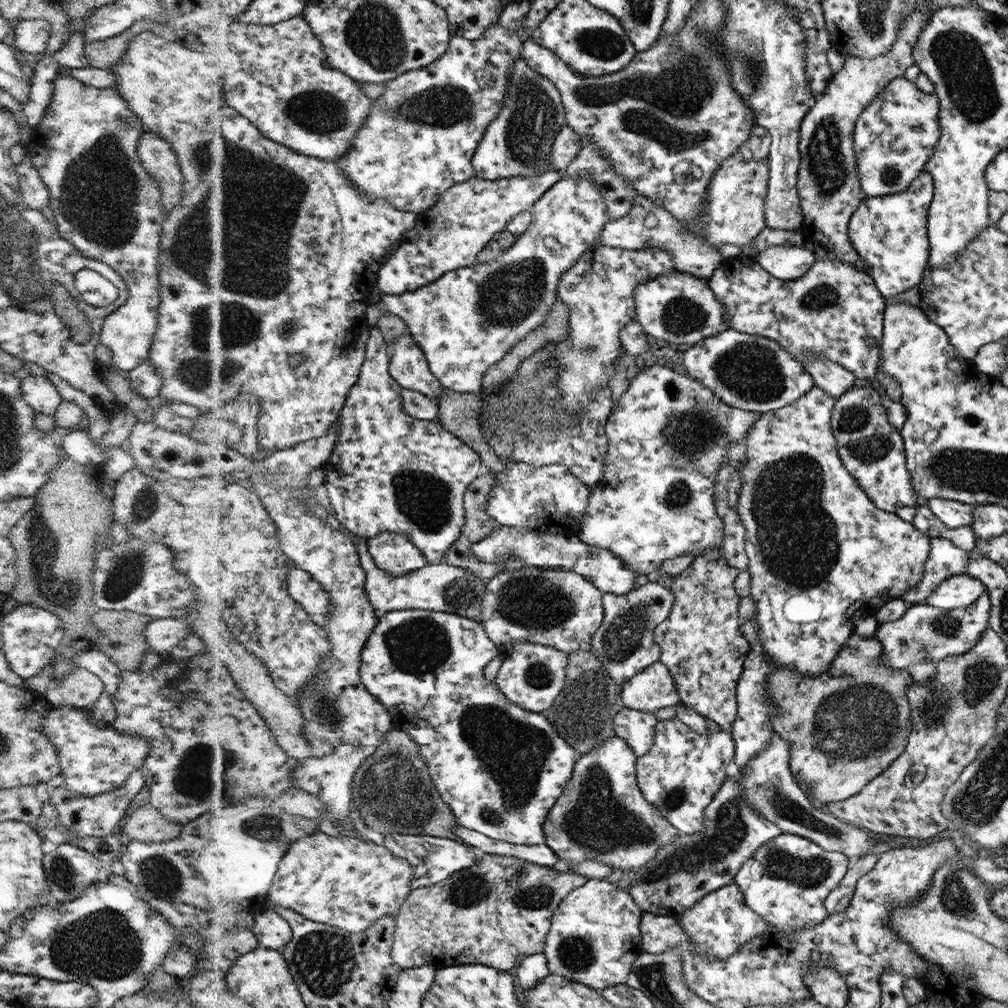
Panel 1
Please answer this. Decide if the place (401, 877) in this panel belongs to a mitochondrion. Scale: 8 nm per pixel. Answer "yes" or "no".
no

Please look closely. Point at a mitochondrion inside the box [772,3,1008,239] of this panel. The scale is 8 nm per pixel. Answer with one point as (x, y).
(960, 61)

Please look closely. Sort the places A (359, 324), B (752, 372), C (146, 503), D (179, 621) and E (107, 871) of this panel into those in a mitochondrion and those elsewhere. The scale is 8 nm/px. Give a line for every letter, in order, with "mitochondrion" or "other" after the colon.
A: other
B: mitochondrion
C: mitochondrion
D: other
E: other

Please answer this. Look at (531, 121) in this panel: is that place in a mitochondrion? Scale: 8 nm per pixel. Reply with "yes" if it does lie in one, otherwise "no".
yes

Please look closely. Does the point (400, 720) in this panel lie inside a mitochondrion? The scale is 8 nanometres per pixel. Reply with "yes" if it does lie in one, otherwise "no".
no

